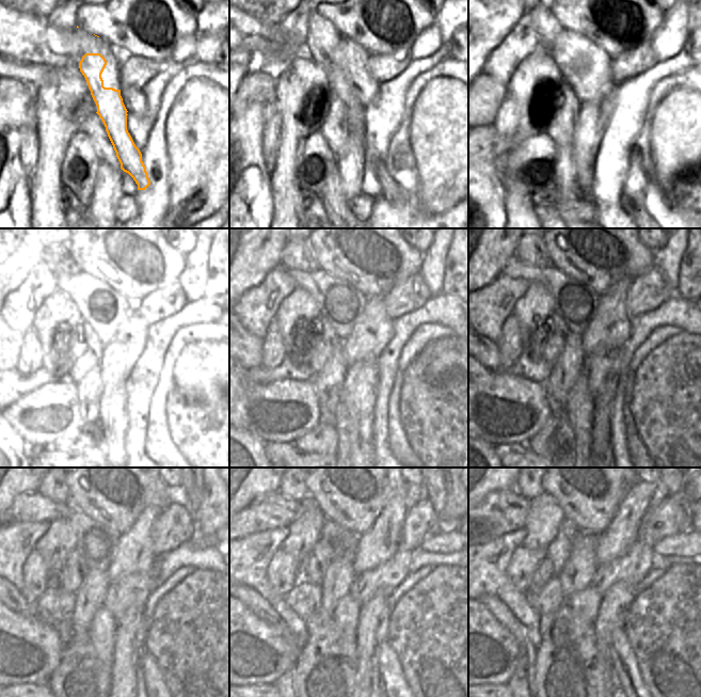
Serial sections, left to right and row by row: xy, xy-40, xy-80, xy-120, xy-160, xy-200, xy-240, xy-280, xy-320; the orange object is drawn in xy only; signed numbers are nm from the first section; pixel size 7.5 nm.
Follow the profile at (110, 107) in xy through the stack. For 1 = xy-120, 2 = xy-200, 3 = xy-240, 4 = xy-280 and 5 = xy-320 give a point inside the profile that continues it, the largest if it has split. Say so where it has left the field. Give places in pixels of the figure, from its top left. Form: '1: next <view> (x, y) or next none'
1: next xy-120 (60, 255)
2: next xy-200 (532, 250)
3: next xy-240 (54, 489)
4: next xy-280 (295, 489)
5: next xy-320 (529, 489)

